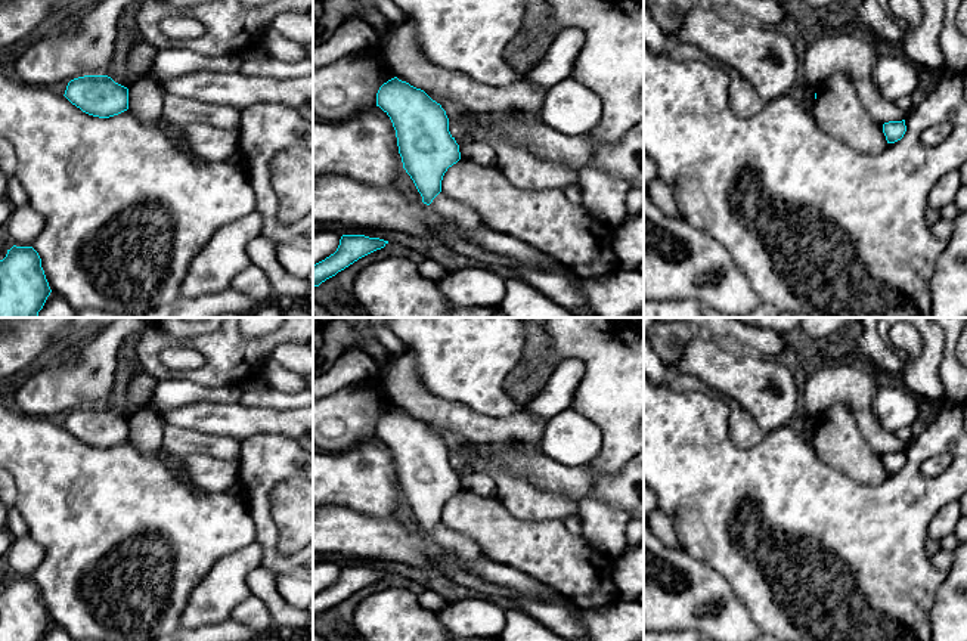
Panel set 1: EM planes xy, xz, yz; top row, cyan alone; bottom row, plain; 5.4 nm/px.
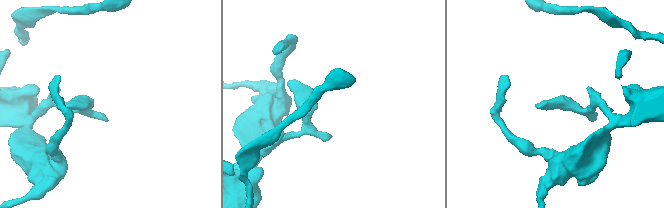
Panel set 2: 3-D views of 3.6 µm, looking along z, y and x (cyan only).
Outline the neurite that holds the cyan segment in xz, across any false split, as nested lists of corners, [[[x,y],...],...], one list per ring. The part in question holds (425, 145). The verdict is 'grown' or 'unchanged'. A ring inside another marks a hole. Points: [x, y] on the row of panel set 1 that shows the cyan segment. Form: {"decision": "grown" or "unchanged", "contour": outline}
{"decision": "unchanged", "contour": [[[397,77],[379,87],[376,106],[390,117],[403,168],[413,180],[422,202],[430,205],[441,192],[447,168],[461,160],[446,111],[424,90]]]}

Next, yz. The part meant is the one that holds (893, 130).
{"decision": "unchanged", "contour": [[[905,120],[902,121],[889,121],[883,124],[883,133],[887,143],[895,143],[904,137],[906,131]]]}

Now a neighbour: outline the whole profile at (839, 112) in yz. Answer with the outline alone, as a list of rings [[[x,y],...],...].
[[[833,74],[816,87],[813,118],[819,130],[864,155],[887,148],[883,124],[862,106],[846,74]]]

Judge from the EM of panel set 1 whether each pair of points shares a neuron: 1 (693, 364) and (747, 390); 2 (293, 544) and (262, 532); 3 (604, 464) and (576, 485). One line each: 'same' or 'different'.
1: same
2: different
3: different

